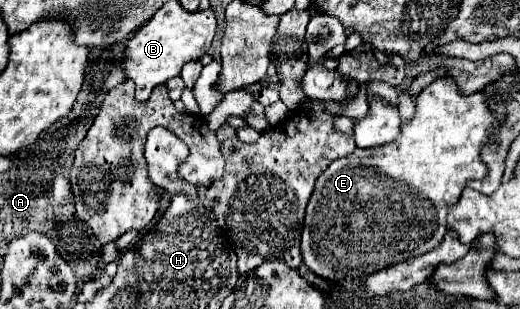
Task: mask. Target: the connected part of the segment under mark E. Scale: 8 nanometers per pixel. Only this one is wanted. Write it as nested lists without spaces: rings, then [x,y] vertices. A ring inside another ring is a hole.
[[[451,77],[429,83],[415,97],[415,115],[401,125],[397,141],[369,149],[355,149],[349,157],[333,161],[317,177],[303,223],[303,265],[317,277],[343,283],[435,249],[447,231],[447,209],[459,201],[465,183],[487,175],[487,165],[479,159],[479,149],[487,143],[493,127],[501,125],[501,121],[503,117],[497,117],[485,105],[483,93],[461,95]]]

